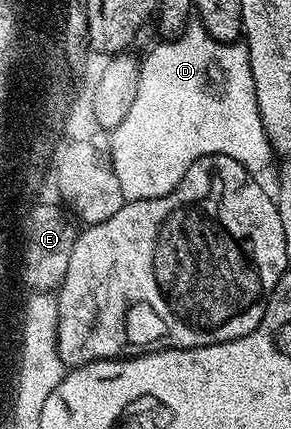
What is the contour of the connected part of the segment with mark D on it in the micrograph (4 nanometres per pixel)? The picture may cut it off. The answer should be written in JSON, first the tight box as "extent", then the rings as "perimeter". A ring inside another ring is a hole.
{"extent":[111,22,273,201],"perimeter":[[[200,22],[189,23],[182,32],[176,37],[164,40],[164,43],[152,49],[150,54],[141,61],[141,72],[139,89],[136,90],[136,99],[132,102],[132,108],[124,121],[114,129],[111,135],[111,158],[114,172],[119,180],[119,186],[123,192],[125,201],[131,200],[151,200],[156,197],[163,197],[168,194],[183,180],[184,174],[188,168],[203,156],[212,154],[224,154],[226,157],[235,158],[249,172],[259,173],[259,168],[266,165],[270,156],[273,155],[273,149],[270,147],[270,141],[263,130],[263,120],[260,118],[259,106],[255,96],[255,80],[252,78],[250,52],[245,43],[235,42],[233,44],[224,44],[212,38],[205,27]]]}

